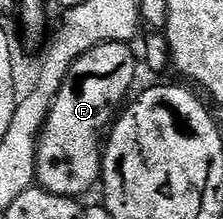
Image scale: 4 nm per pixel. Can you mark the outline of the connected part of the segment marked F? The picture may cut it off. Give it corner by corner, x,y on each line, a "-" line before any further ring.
103,43
99,47
89,49
89,53
85,53
69,69
67,80
51,102
51,111
43,124
43,132
39,135
39,148
35,154
35,178
43,190
74,199
83,197
86,191
91,191
94,187
96,190
100,186
105,136
120,114
121,108
128,102
127,94
135,83
135,74
140,67
136,52
134,55
131,49
125,43

